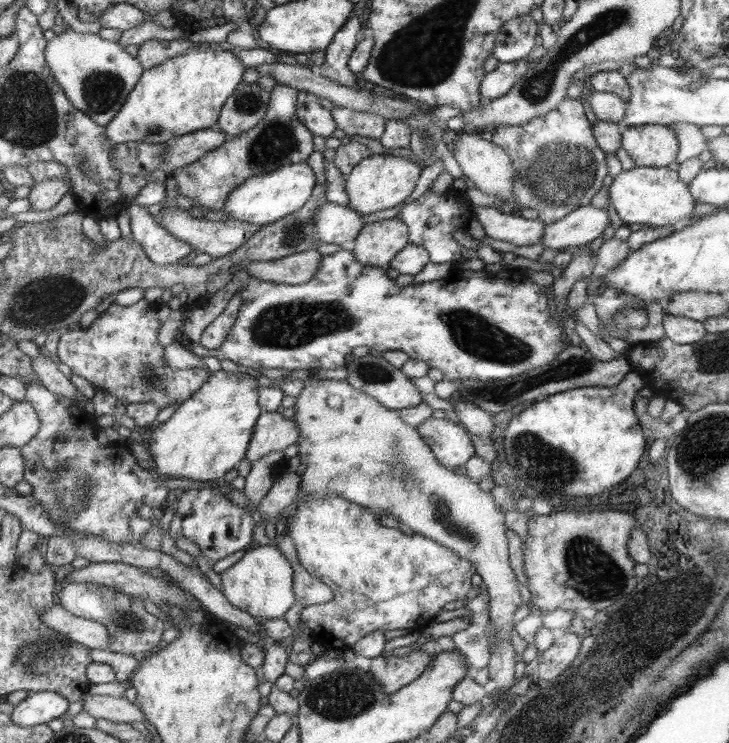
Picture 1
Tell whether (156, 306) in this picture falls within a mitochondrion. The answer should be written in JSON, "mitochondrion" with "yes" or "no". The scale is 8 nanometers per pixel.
{"mitochondrion":"no"}

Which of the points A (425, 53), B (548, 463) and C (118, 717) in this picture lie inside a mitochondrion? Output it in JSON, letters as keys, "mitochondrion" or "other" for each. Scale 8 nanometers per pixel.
{"A":"mitochondrion","B":"mitochondrion","C":"other"}

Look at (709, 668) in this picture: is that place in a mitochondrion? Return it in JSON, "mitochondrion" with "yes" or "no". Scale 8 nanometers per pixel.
{"mitochondrion":"no"}

